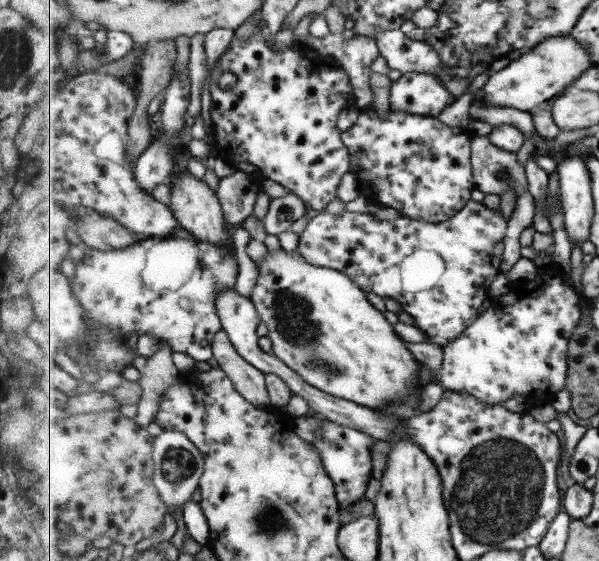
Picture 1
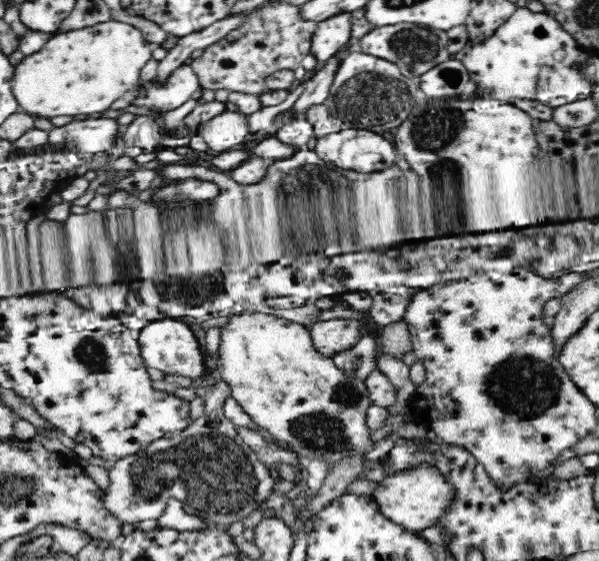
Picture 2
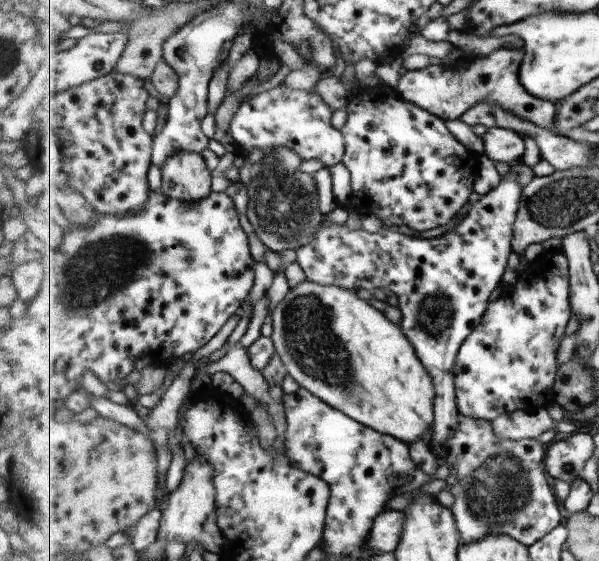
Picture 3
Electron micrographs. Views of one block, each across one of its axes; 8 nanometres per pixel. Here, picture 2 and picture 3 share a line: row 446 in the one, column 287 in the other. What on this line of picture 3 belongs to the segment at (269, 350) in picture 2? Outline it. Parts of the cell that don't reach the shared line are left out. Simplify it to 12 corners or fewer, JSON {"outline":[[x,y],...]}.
{"outline":[[306,279],[271,312],[299,386],[409,445],[438,390],[403,329]]}

